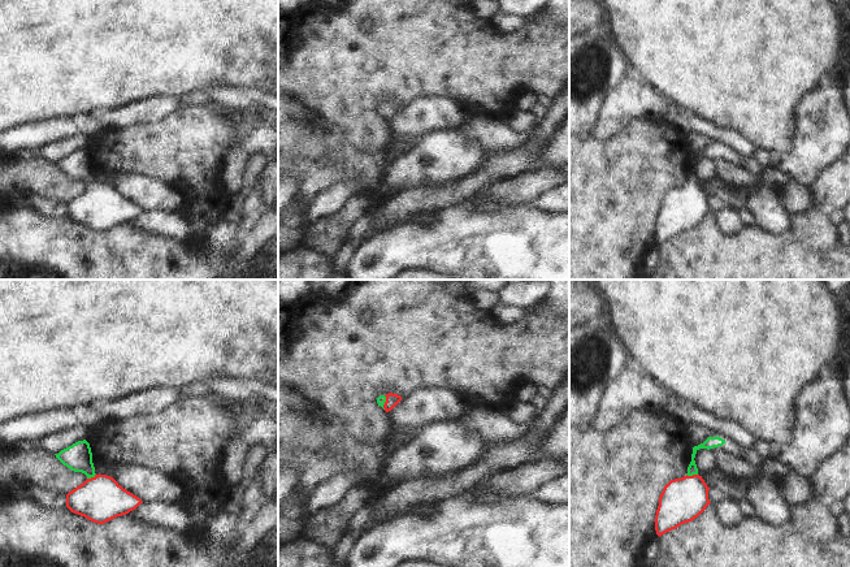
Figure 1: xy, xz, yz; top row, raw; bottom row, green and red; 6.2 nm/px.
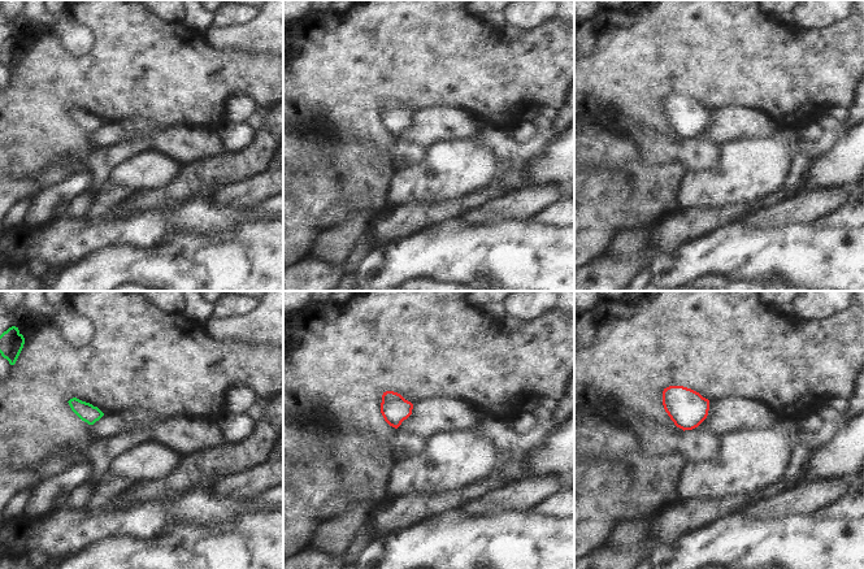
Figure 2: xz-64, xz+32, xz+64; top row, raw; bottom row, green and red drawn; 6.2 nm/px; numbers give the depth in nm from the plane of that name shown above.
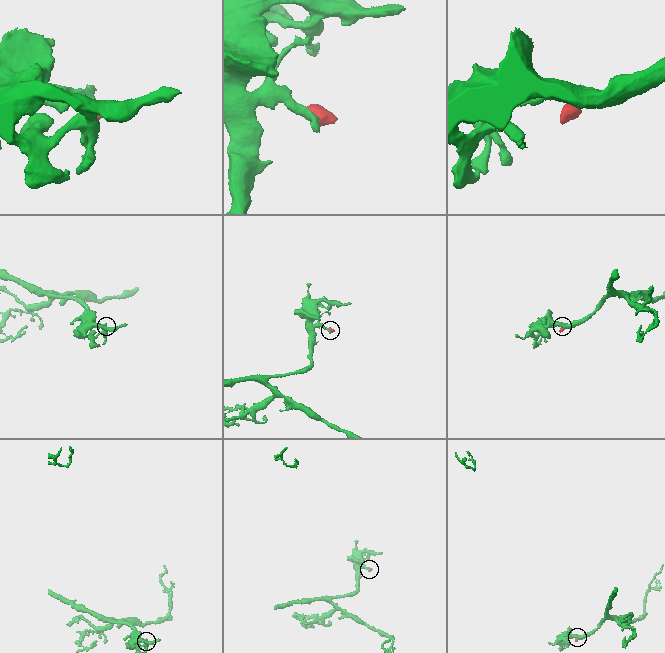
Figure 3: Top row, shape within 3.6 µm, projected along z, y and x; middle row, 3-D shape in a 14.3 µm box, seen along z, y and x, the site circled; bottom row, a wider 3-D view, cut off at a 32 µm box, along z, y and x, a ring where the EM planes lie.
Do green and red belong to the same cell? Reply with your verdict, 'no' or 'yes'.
yes

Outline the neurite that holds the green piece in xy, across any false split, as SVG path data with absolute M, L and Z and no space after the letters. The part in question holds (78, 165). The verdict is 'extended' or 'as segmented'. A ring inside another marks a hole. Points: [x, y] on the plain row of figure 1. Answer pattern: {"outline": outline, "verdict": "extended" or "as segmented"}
{"outline": "M83 148L55 163L74 181L82 181L87 189L66 203L66 216L86 228L104 233L135 218L140 207L123 198L113 186L96 183L90 152Z", "verdict": "extended"}

